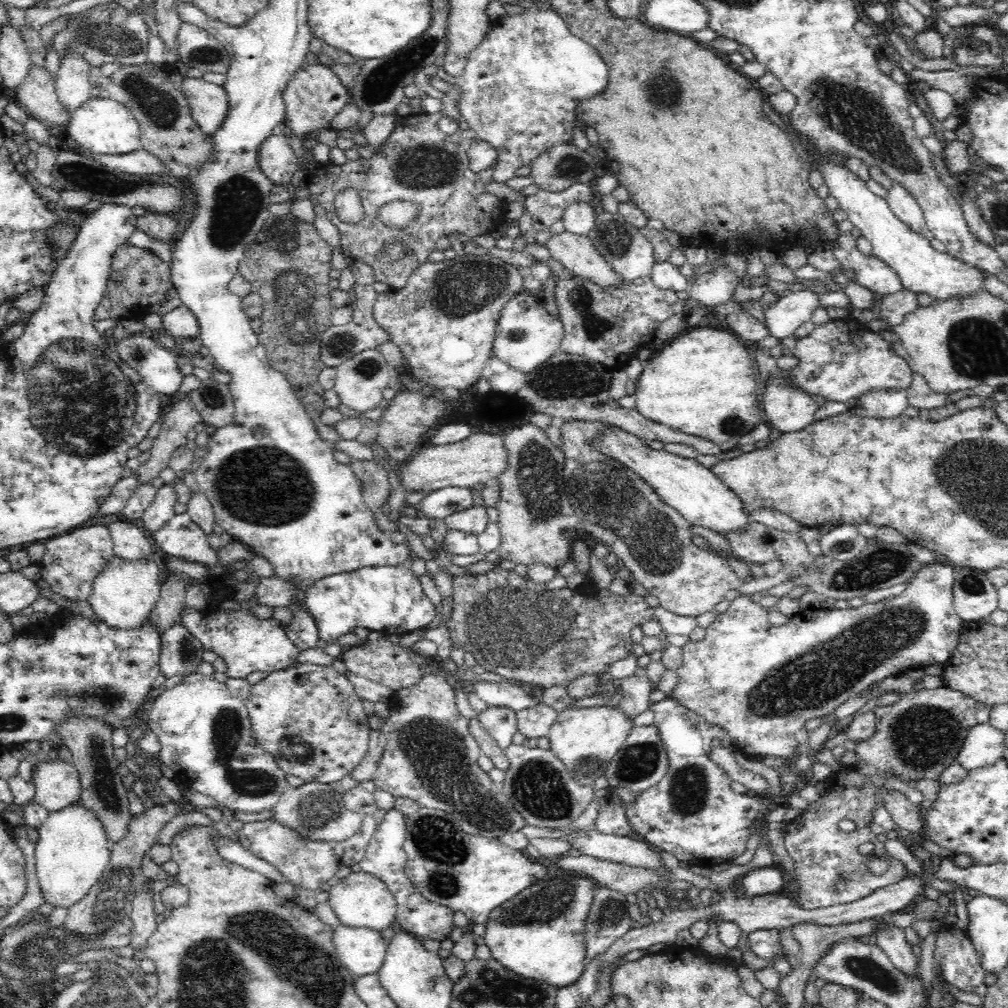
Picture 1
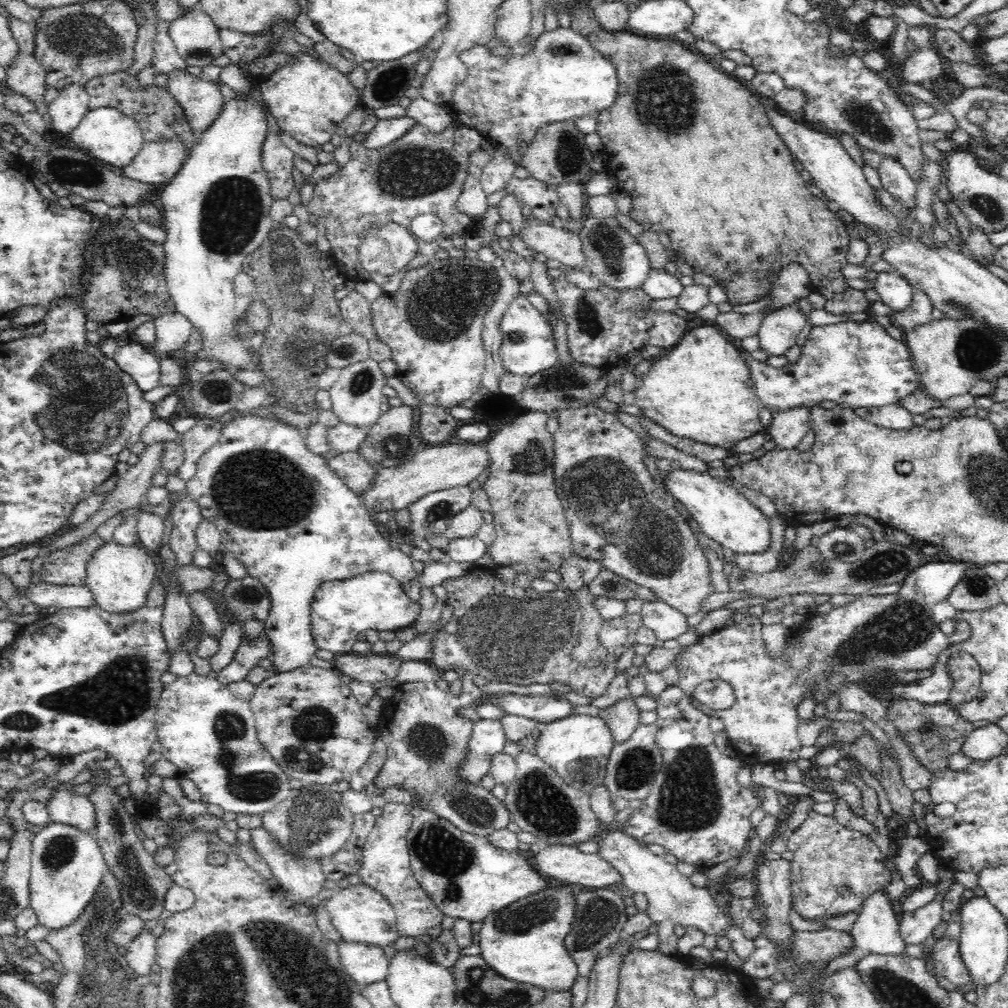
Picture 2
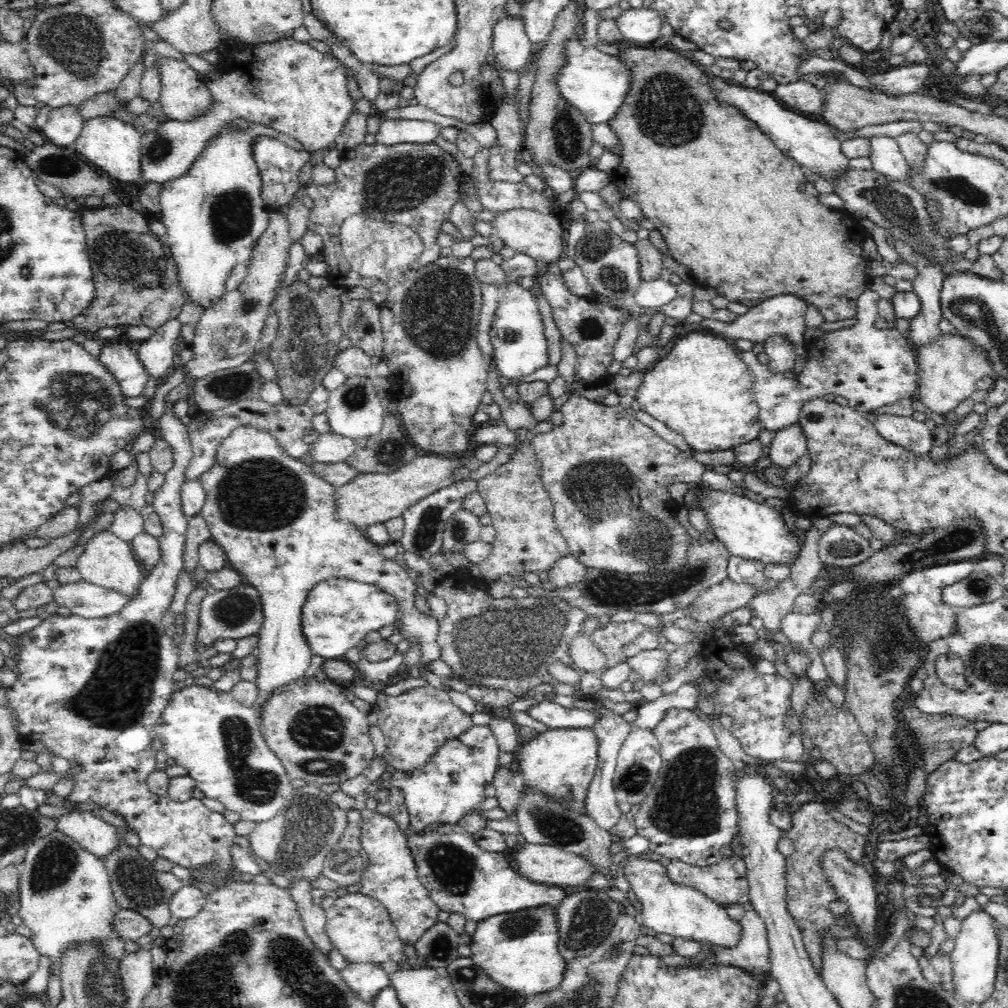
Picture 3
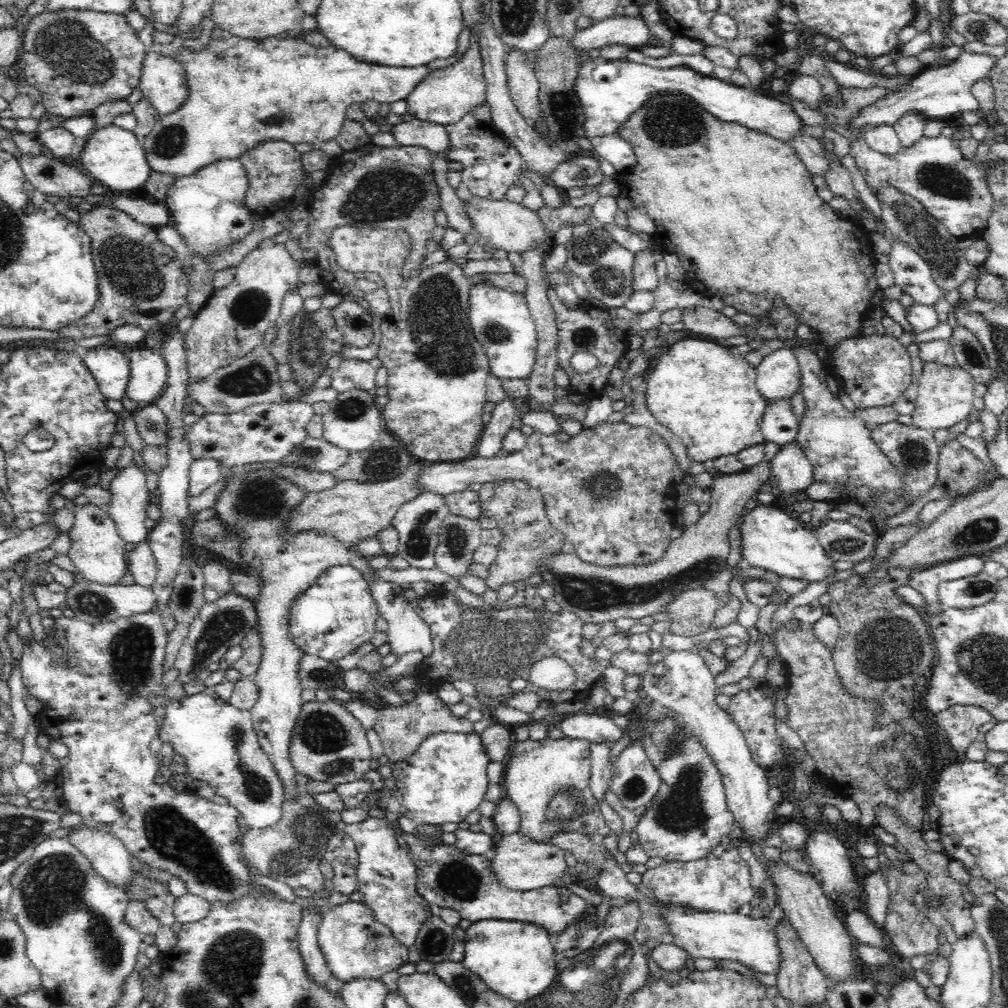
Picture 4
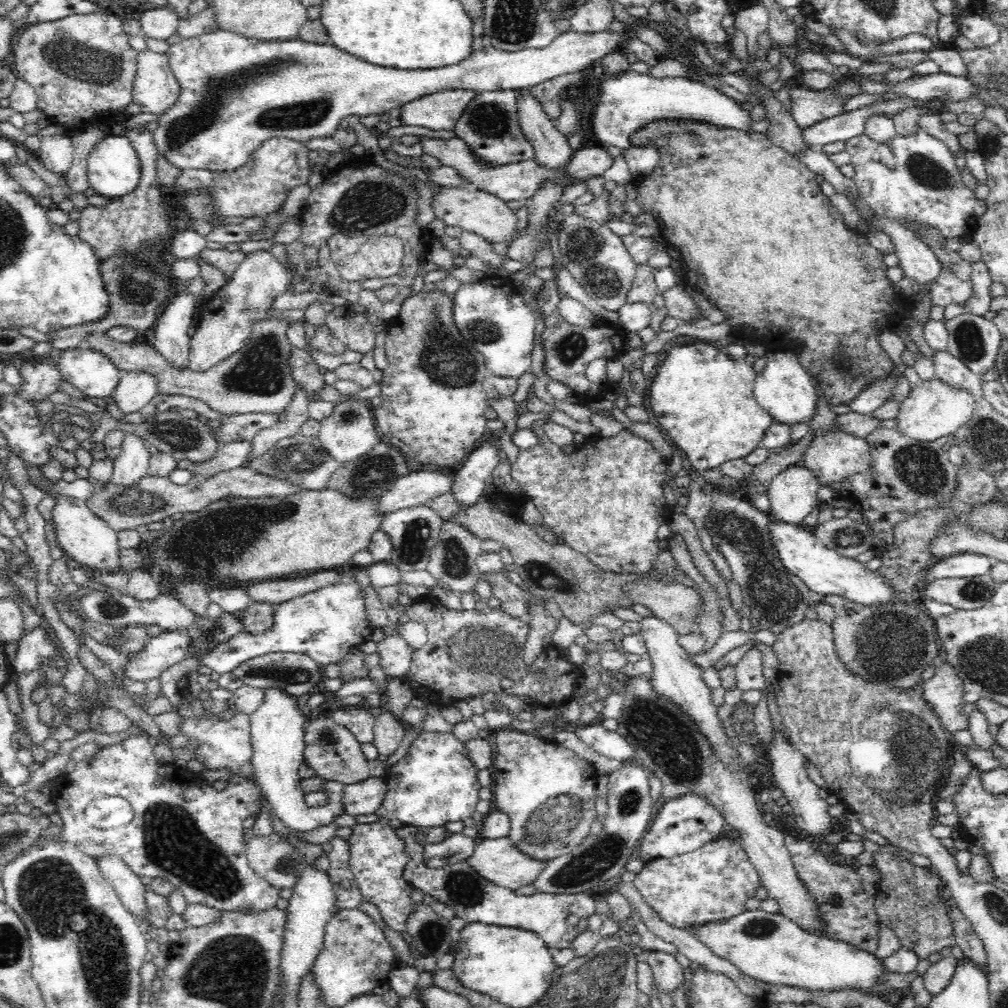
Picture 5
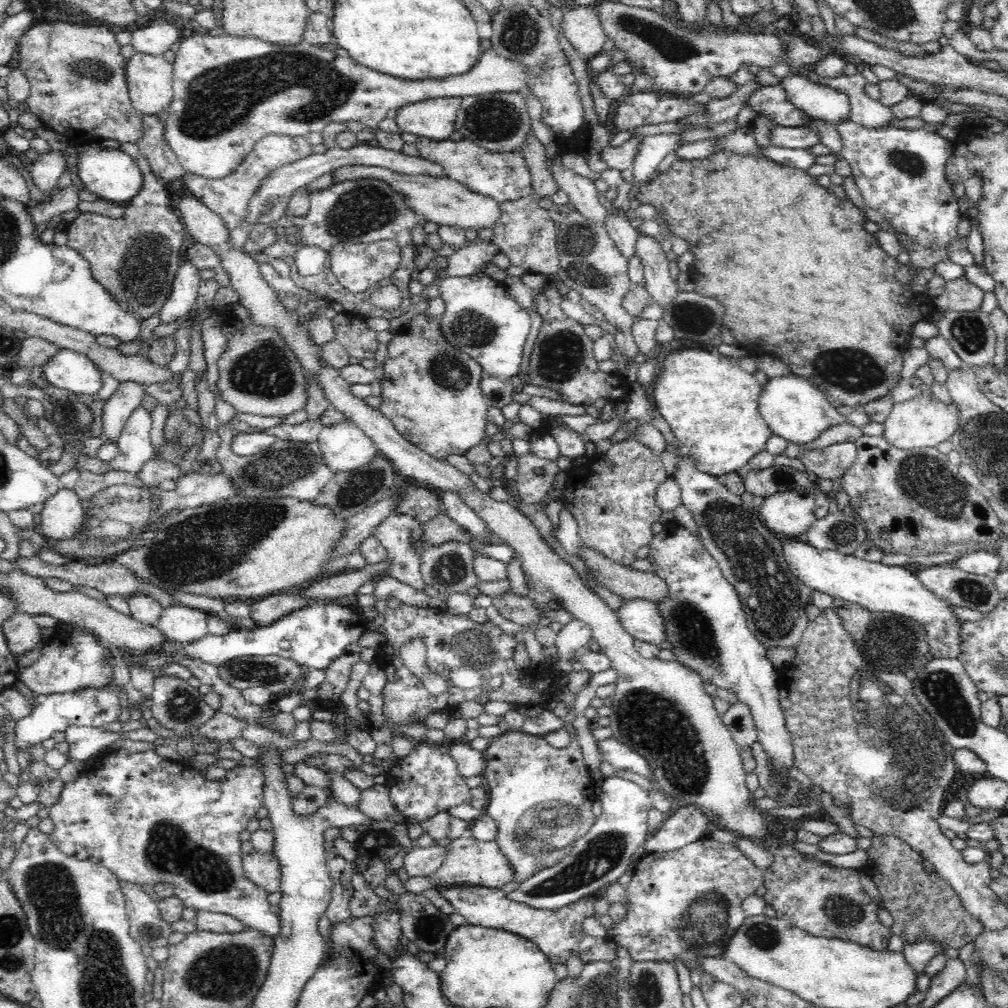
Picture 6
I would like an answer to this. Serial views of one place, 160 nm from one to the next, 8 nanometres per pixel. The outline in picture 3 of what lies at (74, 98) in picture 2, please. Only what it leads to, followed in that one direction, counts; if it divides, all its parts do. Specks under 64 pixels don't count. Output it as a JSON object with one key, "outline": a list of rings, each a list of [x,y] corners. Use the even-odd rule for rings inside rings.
{"outline":[[[68,106],[51,111],[46,126],[40,130],[48,143],[59,148],[68,148],[75,144],[85,122],[78,108],[79,106]]]}

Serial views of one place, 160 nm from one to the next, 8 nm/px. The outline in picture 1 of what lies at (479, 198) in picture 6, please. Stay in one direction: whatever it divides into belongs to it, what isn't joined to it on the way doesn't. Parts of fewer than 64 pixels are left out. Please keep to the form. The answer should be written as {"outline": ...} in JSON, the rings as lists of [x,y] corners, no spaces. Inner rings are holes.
{"outline":[[[564,231],[546,242],[551,258],[562,263],[571,276],[578,276],[602,287],[623,287],[626,282],[616,275],[587,235]]]}

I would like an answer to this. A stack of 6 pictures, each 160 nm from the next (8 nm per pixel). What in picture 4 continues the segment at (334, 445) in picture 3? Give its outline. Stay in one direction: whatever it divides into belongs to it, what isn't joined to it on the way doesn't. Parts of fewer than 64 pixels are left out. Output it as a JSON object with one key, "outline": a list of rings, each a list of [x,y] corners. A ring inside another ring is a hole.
{"outline":[[[324,437],[304,439],[286,456],[280,460],[280,464],[292,467],[304,467],[309,471],[318,473],[338,470],[346,464],[350,452],[335,448]]]}

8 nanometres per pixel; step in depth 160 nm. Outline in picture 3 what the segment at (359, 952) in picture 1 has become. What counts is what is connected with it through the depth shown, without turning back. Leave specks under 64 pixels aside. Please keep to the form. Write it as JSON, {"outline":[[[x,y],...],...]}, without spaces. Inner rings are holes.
{"outline":[[[348,964],[340,974],[347,988],[368,1005],[390,985],[389,974],[380,964]]]}

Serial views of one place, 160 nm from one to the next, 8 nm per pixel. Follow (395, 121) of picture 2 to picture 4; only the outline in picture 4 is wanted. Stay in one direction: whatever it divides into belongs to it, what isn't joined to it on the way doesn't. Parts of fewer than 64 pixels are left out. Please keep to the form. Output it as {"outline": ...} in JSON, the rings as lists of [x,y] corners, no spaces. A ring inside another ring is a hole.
{"outline":[[[414,118],[408,122],[400,122],[389,132],[398,146],[418,146],[426,148],[433,155],[438,152],[447,152],[450,148],[450,136],[445,126],[428,124],[416,121]]]}

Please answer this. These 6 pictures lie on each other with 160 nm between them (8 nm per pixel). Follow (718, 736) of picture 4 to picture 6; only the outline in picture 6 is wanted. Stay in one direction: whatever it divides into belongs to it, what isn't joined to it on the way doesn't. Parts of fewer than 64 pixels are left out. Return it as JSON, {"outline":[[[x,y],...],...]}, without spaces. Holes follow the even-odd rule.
{"outline":[[[630,597],[616,612],[620,618],[621,626],[635,640],[655,645],[662,650],[664,640],[664,621],[660,617],[659,607],[656,602],[649,599]]]}

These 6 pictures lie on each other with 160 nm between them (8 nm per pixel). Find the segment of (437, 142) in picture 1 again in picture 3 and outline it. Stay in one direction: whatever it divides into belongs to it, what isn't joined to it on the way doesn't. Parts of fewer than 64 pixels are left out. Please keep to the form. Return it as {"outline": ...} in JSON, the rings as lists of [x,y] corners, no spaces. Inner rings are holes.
{"outline":[[[362,143],[358,144],[356,148],[352,148],[352,150],[346,150],[345,152],[343,152],[341,161],[342,162],[340,166],[335,169],[336,180],[334,180],[334,182],[326,186],[317,186],[314,182],[311,182],[311,184],[305,188],[304,195],[308,196],[308,198],[311,198],[312,201],[314,201],[314,208],[310,210],[310,217],[307,221],[307,229],[311,229],[316,234],[320,234],[323,240],[324,245],[320,252],[320,257],[324,258],[325,262],[330,266],[330,273],[326,276],[327,280],[335,287],[340,287],[342,289],[352,289],[358,286],[364,287],[370,290],[372,301],[374,301],[376,304],[381,305],[384,302],[384,299],[387,297],[387,294],[389,293],[389,287],[382,280],[376,279],[375,277],[364,277],[351,270],[350,264],[345,260],[344,251],[342,250],[342,243],[340,242],[340,237],[338,236],[338,234],[340,234],[340,226],[342,226],[342,223],[348,218],[350,218],[350,216],[354,216],[356,214],[363,214],[364,217],[368,217],[372,221],[390,221],[395,223],[402,223],[406,226],[409,226],[410,228],[413,228],[422,239],[423,252],[415,259],[415,262],[412,264],[411,269],[422,269],[422,266],[427,266],[428,264],[434,263],[436,262],[436,260],[438,260],[438,258],[440,258],[440,247],[438,245],[437,239],[438,234],[440,234],[440,227],[442,226],[442,224],[444,224],[444,222],[449,221],[449,215],[451,214],[451,210],[454,207],[454,204],[456,204],[456,202],[459,200],[459,189],[461,188],[464,175],[462,173],[460,164],[459,162],[457,162],[457,160],[455,160],[455,157],[451,156],[449,152],[443,150],[440,145],[436,145],[435,143],[422,145],[404,143],[398,144],[397,146],[387,146],[379,143],[375,143],[372,144],[372,146],[368,146],[368,144]]]}

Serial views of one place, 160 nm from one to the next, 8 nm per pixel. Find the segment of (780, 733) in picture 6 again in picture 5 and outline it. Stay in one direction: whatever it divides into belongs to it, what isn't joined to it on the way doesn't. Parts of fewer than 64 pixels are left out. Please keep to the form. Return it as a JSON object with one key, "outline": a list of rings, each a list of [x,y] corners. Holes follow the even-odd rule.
{"outline":[[[782,736],[774,740],[774,744],[768,748],[770,762],[772,762],[773,780],[776,780],[778,788],[782,790],[788,800],[787,808],[792,812],[796,826],[800,830],[806,830],[810,836],[822,838],[832,824],[832,816],[828,813],[828,802],[822,797],[822,790],[808,777],[804,765],[804,756],[796,748],[788,746]]]}

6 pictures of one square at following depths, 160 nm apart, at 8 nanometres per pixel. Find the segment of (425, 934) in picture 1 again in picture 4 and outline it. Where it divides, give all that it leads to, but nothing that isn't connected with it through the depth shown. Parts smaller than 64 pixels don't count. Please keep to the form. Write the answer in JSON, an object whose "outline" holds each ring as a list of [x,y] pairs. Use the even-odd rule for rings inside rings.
{"outline":[[[372,813],[370,817],[358,823],[346,824],[341,821],[337,828],[348,833],[356,843],[357,892],[362,895],[362,902],[374,911],[378,922],[386,925],[404,946],[414,947],[420,926],[431,914],[431,904],[424,900],[417,890],[415,866],[408,856],[408,851],[398,844],[397,827],[378,813]]]}

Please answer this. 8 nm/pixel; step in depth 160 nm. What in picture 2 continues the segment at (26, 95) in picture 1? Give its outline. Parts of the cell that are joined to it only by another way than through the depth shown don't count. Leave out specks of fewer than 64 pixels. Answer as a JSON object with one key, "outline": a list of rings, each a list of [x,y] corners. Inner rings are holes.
{"outline":[[[19,51],[16,60],[6,68],[5,81],[10,90],[28,96],[38,114],[48,112],[48,104],[44,101],[46,73],[34,55]]]}

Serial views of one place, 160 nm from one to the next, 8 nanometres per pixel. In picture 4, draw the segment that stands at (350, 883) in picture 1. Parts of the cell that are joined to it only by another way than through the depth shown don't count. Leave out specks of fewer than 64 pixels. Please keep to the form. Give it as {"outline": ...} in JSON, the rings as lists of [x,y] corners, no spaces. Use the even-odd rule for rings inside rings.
{"outline":[[[363,902],[333,905],[320,920],[318,944],[326,966],[344,984],[352,980],[378,980],[386,972],[397,970],[408,962],[408,947],[404,946]]]}

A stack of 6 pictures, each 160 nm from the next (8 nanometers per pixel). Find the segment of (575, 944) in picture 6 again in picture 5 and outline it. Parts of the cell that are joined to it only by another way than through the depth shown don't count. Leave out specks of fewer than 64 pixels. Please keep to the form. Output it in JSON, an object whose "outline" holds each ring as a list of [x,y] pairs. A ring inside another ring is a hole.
{"outline":[[[394,824],[394,829],[405,841],[405,853],[409,860],[404,870],[404,878],[414,889],[421,890],[427,899],[451,906],[458,918],[468,923],[505,926],[524,929],[536,933],[546,943],[548,950],[556,951],[570,947],[572,941],[588,928],[588,918],[596,914],[598,899],[588,894],[545,894],[536,892],[532,896],[518,896],[514,891],[495,886],[494,883],[479,876],[466,864],[466,861],[444,865],[435,869],[424,861],[424,845],[412,836],[410,825]]]}

